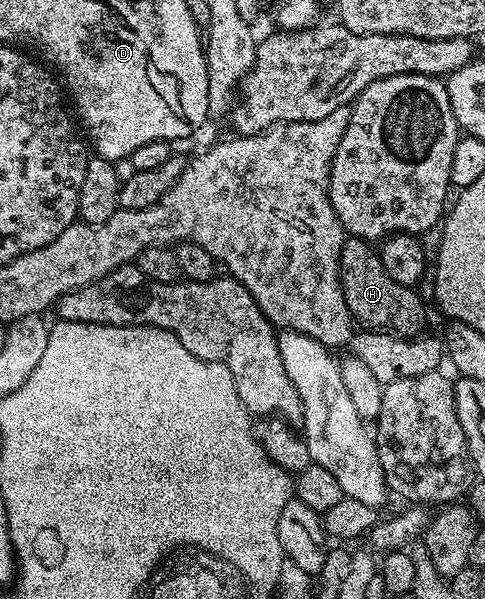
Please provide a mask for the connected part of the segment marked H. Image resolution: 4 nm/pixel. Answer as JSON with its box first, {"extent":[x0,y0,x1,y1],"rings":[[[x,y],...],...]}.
{"extent":[340,236,425,339],"rings":[[[346,236],[345,246],[341,248],[340,278],[343,299],[347,303],[349,314],[353,317],[354,322],[361,324],[362,321],[365,324],[362,326],[368,327],[370,330],[392,333],[406,339],[418,336],[424,330],[421,328],[425,325],[425,305],[421,302],[420,295],[417,294],[418,290],[403,283],[395,283],[395,279],[391,279],[391,275],[387,275],[387,271],[383,271],[381,254],[370,242],[361,237]]]}

